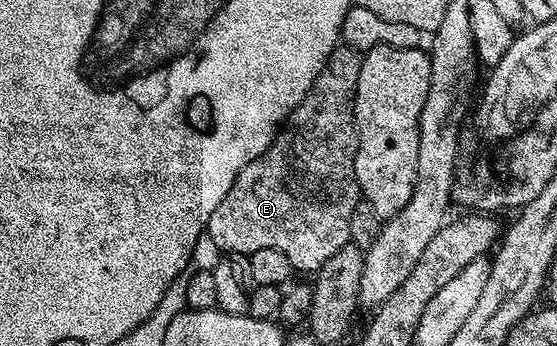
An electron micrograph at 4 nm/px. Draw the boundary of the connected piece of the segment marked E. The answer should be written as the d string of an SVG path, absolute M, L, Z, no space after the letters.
M338 44L326 60L318 80L306 92L302 104L294 108L288 121L280 127L276 138L234 180L226 200L214 208L206 233L222 252L233 254L253 254L258 248L278 248L278 252L290 260L293 271L315 272L338 252L338 248L349 245L350 216L356 206L361 205L360 186L356 183L354 160L358 152L358 132L356 131L356 89L362 54L359 50Z

